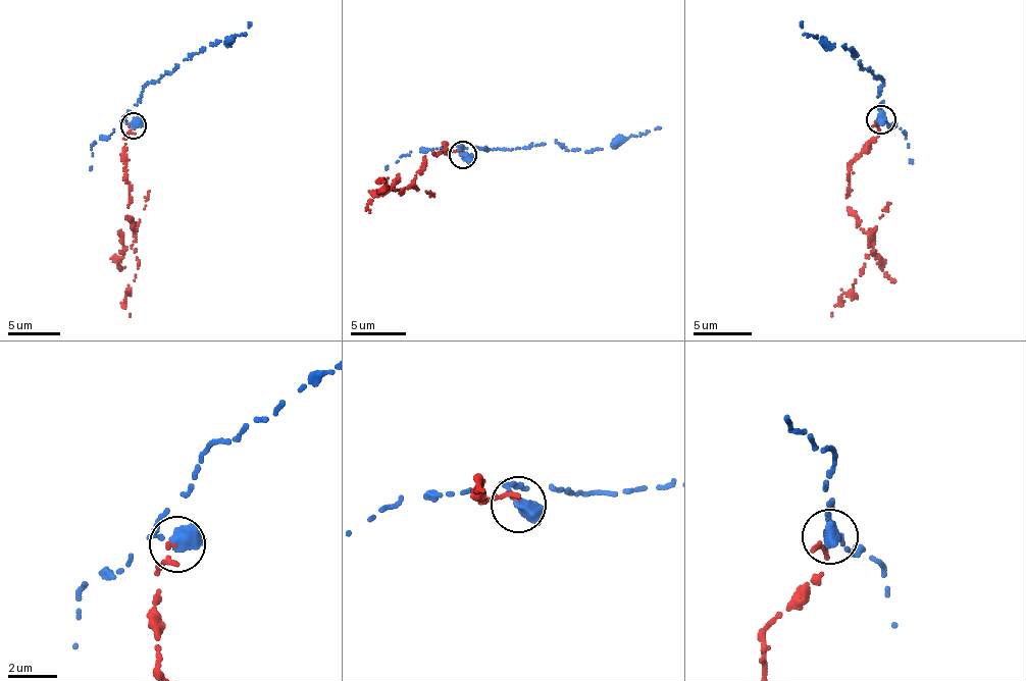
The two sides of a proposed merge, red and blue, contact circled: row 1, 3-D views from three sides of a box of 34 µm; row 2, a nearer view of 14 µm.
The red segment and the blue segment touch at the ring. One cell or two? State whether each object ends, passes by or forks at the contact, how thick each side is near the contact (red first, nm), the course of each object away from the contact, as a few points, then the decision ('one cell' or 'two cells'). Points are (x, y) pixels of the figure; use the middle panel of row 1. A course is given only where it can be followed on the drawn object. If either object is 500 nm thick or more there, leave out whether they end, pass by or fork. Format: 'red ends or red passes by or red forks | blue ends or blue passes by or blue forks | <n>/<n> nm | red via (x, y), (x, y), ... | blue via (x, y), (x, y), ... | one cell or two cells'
140/550 nm | red via (461, 154), (445, 151), (446, 145), (424, 156), (413, 185), (399, 190), (404, 191), (382, 182) | blue via (461, 154), (462, 145), (489, 150), (556, 143), (587, 153), (615, 148), (660, 127) | two cells

